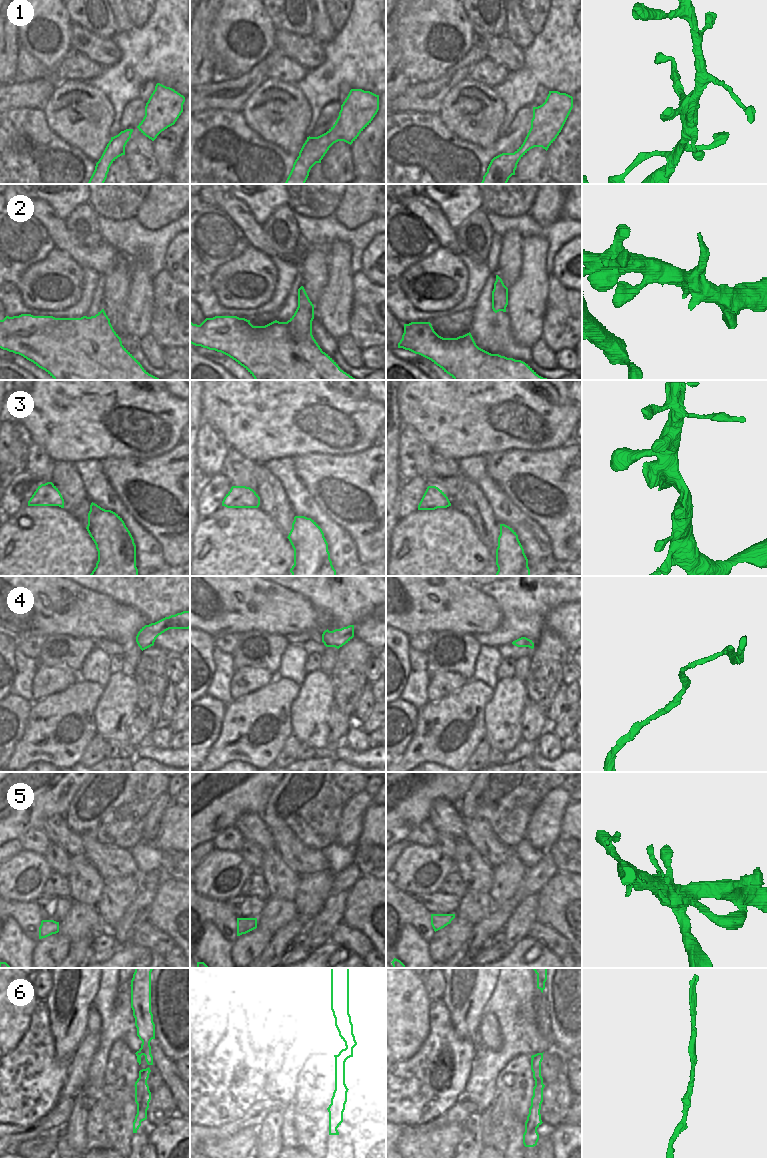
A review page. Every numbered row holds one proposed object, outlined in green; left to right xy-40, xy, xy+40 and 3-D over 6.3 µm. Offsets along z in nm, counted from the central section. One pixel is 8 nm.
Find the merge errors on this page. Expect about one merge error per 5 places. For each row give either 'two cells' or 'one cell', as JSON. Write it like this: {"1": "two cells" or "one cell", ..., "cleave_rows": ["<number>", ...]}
{"1": "one cell", "2": "one cell", "3": "one cell", "4": "one cell", "5": "one cell", "6": "one cell", "cleave_rows": []}

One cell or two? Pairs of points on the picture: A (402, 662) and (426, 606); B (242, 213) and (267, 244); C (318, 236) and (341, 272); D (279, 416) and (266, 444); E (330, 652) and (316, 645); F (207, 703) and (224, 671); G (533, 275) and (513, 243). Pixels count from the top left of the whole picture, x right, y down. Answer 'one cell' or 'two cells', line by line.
A: two cells
B: one cell
C: two cells
D: one cell
E: two cells
F: two cells
G: two cells

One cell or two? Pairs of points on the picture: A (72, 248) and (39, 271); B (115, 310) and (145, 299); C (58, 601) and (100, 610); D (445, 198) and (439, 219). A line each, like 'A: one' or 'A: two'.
A: two
B: two
C: one
D: two

